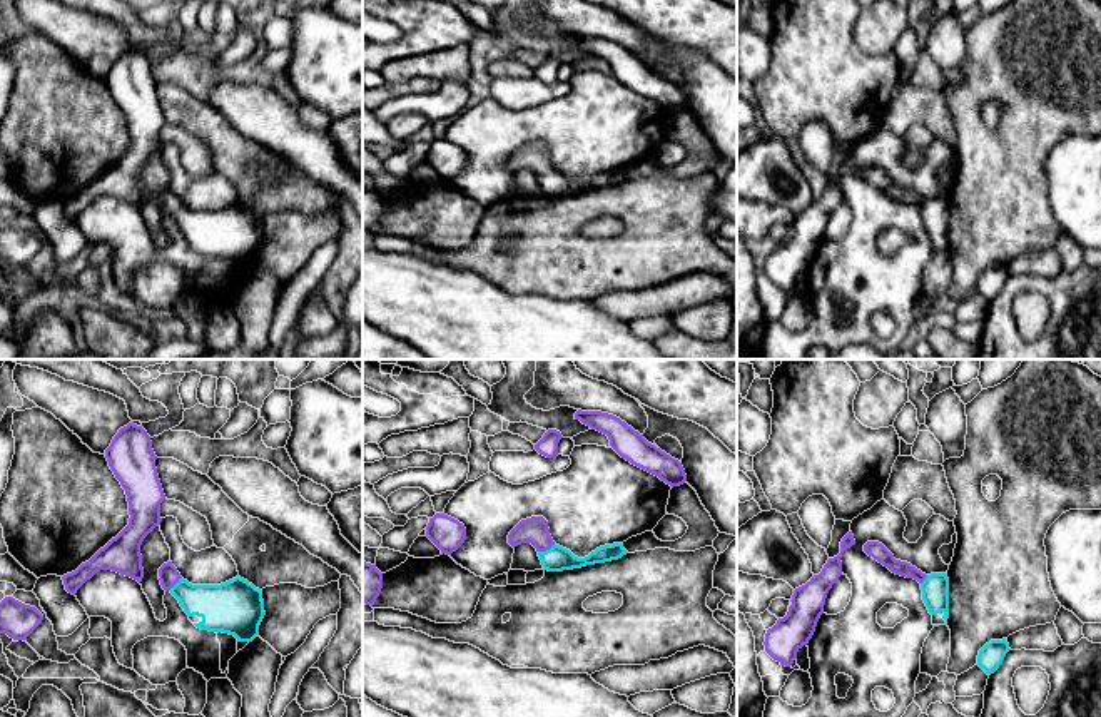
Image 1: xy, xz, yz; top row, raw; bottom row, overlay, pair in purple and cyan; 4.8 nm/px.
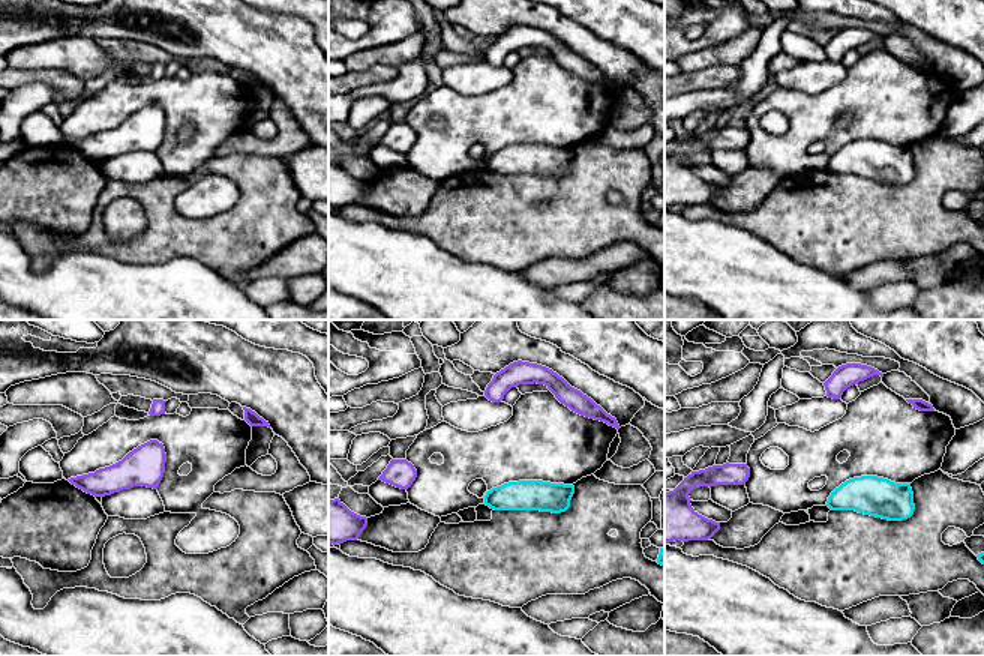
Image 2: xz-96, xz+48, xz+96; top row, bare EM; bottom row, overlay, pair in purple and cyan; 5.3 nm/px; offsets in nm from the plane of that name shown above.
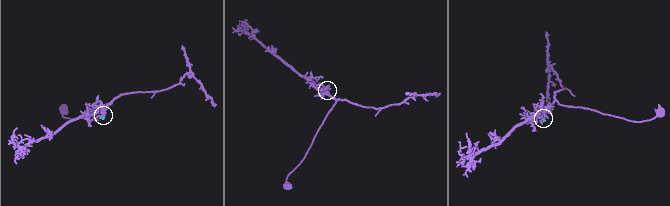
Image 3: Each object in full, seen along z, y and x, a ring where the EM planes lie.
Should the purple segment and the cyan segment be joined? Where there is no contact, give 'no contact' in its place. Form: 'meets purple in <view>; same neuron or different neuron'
meets purple in xz; same neuron

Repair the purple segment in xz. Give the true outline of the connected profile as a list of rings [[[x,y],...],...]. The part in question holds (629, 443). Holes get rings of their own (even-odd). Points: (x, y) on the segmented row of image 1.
[[[601,411],[575,413],[575,420],[608,436],[610,446],[632,465],[658,476],[667,485],[680,486],[687,481],[682,463],[635,431],[620,418]]]

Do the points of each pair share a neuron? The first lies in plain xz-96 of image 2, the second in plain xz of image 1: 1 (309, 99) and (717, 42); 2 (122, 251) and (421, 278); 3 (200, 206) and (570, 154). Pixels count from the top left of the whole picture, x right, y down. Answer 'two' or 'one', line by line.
1: two
2: two
3: one

